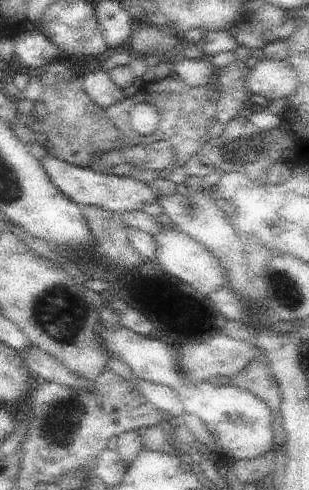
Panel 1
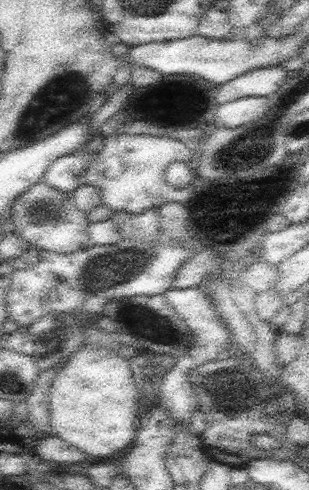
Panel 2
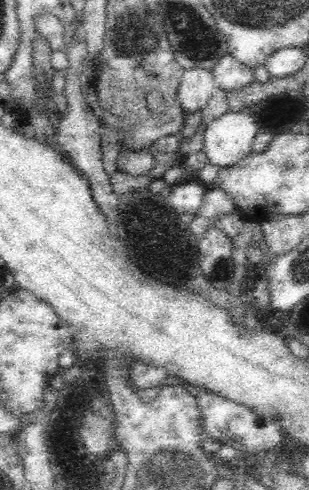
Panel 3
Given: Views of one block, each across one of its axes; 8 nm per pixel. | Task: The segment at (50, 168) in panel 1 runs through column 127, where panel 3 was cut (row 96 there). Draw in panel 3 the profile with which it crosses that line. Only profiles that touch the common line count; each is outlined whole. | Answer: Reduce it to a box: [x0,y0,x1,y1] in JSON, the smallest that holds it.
[178,68,220,114]

